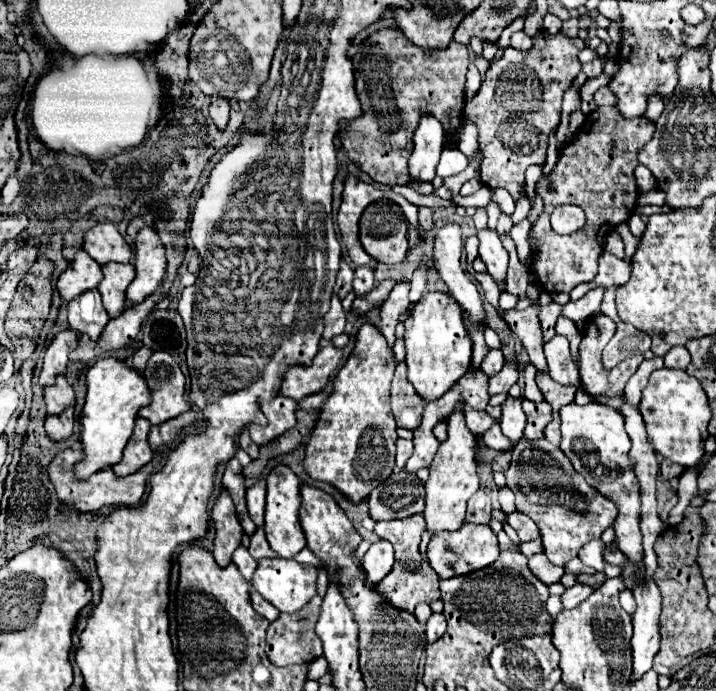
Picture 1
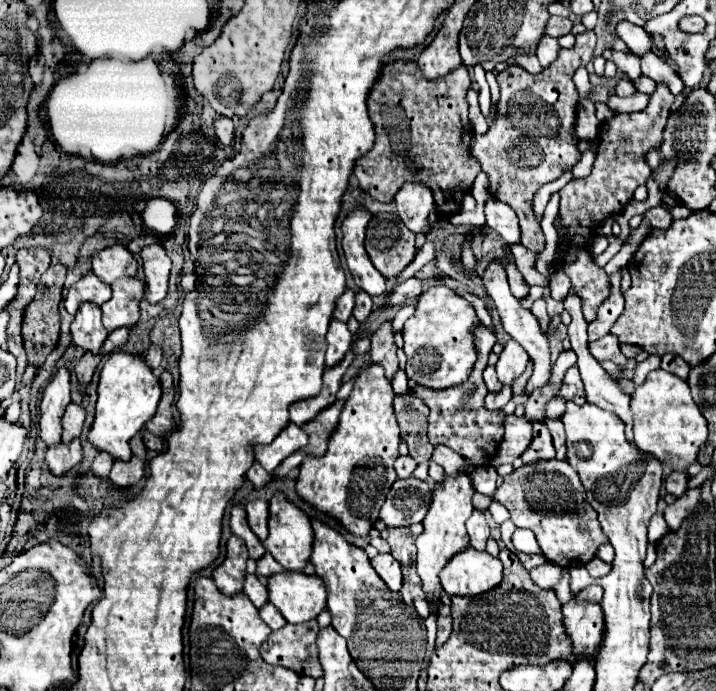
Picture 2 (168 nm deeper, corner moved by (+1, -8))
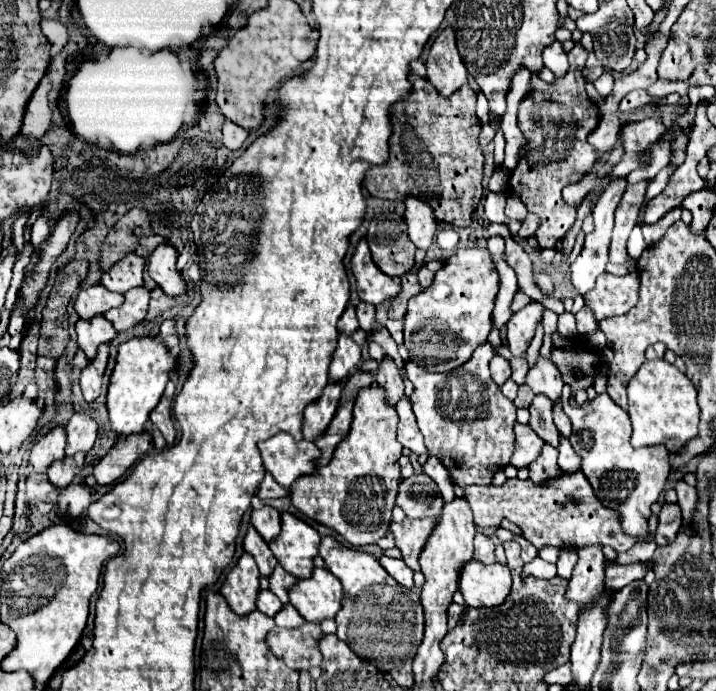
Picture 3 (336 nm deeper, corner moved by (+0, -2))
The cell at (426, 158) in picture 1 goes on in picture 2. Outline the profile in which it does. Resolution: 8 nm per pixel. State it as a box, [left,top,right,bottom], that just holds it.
[396,182,434,232]

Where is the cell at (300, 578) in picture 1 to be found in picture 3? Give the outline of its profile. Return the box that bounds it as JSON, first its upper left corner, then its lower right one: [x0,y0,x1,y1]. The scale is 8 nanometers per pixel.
[289,568,343,622]

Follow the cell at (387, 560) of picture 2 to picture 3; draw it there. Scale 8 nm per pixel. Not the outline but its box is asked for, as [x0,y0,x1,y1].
[379,556,413,590]

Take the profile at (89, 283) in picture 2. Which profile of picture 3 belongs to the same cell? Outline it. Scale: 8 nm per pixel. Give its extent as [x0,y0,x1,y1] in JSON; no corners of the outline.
[75,284,123,320]

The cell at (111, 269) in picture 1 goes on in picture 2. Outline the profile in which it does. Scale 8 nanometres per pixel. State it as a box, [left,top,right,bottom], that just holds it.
[102,276,144,332]

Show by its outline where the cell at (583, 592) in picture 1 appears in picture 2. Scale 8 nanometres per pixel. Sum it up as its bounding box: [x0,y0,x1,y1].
[576,586,602,602]

